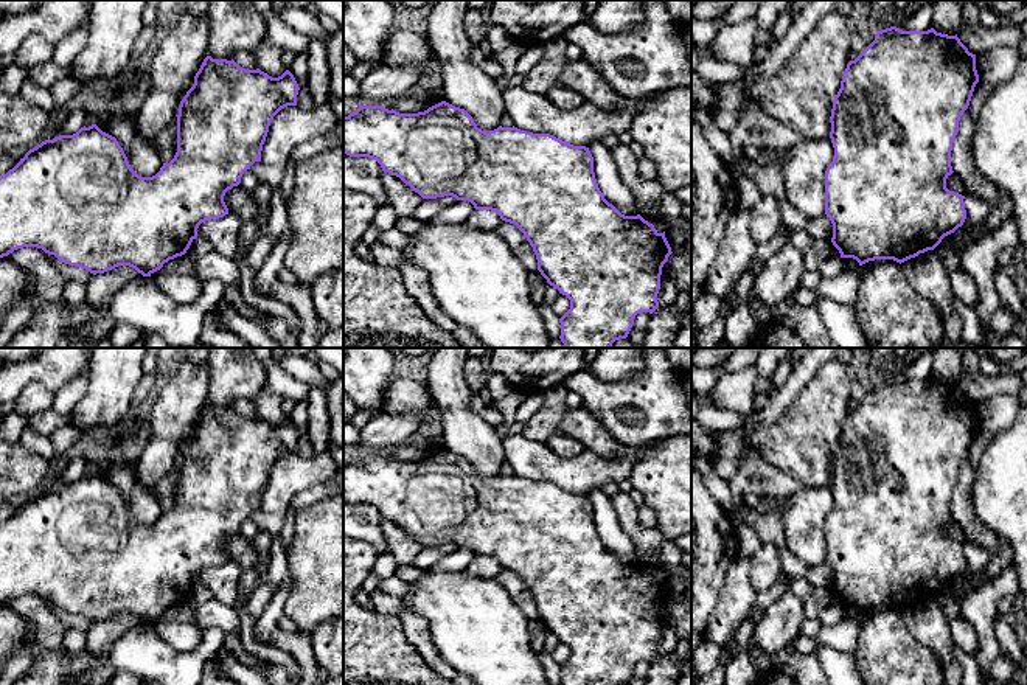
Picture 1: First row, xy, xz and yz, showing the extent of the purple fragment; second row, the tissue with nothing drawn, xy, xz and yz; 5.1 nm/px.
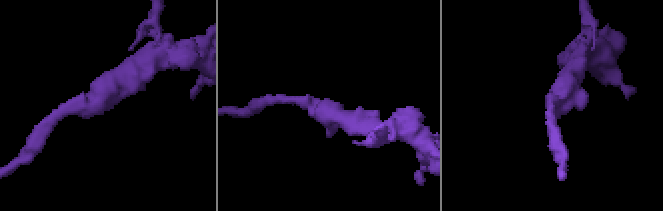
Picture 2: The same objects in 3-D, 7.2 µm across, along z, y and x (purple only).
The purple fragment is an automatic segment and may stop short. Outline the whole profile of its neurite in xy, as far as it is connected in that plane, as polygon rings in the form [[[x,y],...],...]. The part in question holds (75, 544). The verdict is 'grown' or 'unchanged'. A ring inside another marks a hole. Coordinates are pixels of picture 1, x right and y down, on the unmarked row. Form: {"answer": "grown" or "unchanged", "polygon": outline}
{"answer": "unchanged", "polygon": [[[207,404],[194,424],[193,435],[179,454],[177,500],[152,525],[138,523],[117,486],[96,472],[84,474],[73,483],[42,489],[12,517],[0,523],[0,606],[17,596],[37,595],[54,603],[61,610],[85,617],[93,623],[129,614],[143,624],[151,624],[169,607],[186,601],[202,570],[228,562],[225,541],[241,531],[242,522],[255,509],[261,509],[263,492],[273,464],[287,454],[297,454],[298,438],[289,418],[272,426],[259,416],[245,418],[233,407]]]}

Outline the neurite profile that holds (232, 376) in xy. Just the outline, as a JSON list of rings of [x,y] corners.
[[[210,348],[208,404],[232,409],[236,399],[252,399],[267,379],[264,363],[252,348]]]

